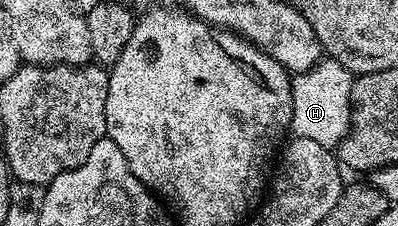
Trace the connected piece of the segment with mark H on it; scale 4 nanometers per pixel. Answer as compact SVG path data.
M324 58L308 72L300 72L291 81L293 118L290 131L301 138L313 138L321 146L334 149L351 128L353 74L337 61Z

